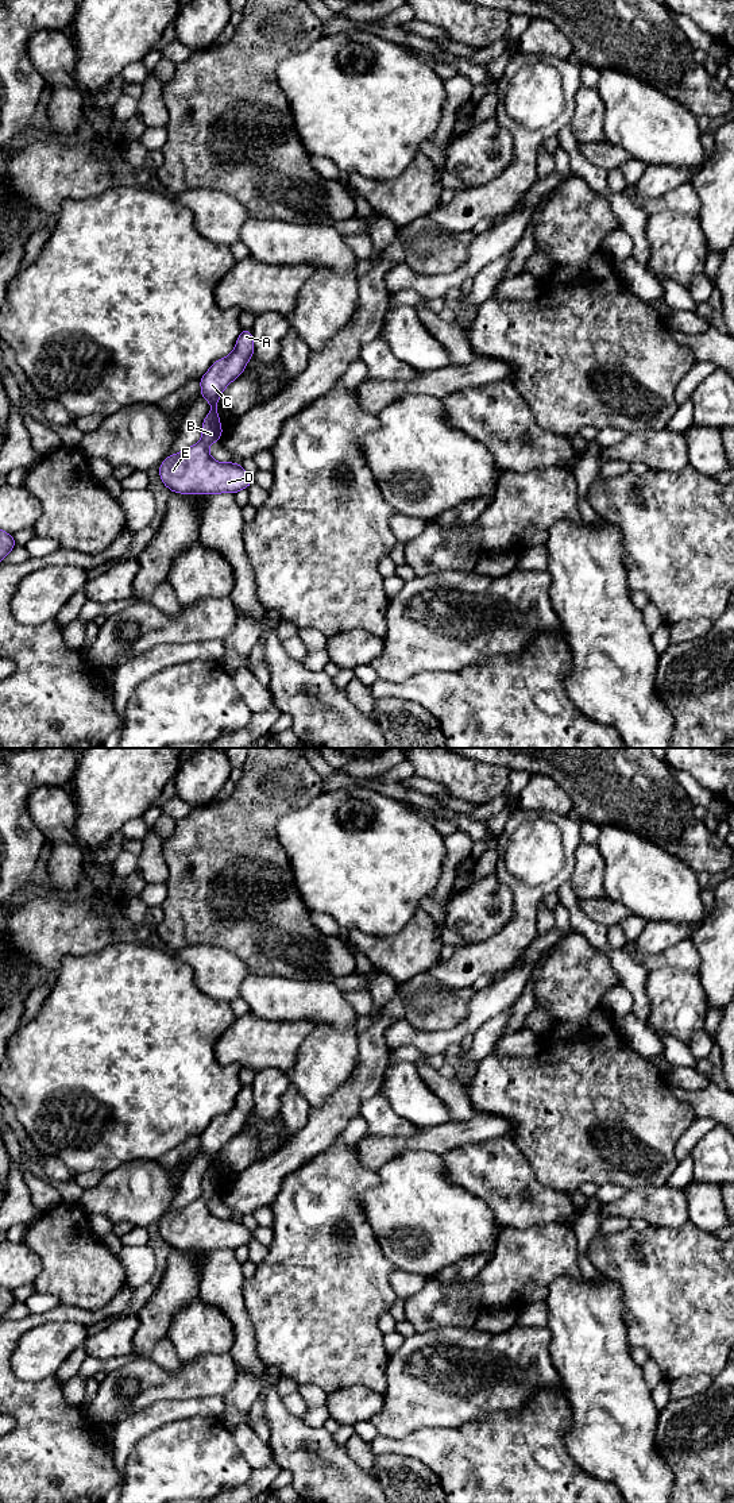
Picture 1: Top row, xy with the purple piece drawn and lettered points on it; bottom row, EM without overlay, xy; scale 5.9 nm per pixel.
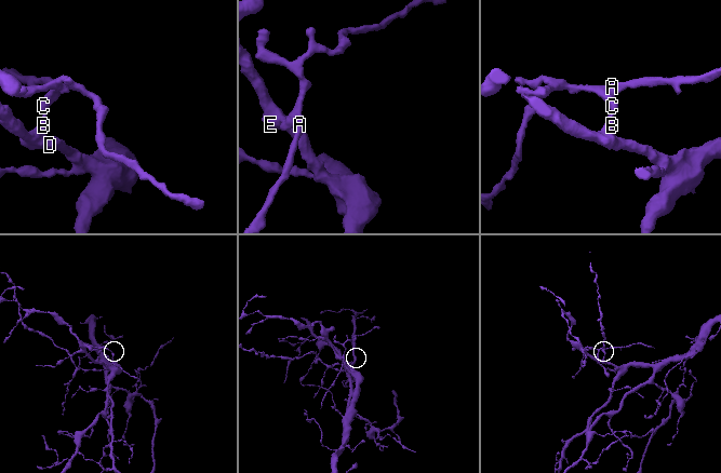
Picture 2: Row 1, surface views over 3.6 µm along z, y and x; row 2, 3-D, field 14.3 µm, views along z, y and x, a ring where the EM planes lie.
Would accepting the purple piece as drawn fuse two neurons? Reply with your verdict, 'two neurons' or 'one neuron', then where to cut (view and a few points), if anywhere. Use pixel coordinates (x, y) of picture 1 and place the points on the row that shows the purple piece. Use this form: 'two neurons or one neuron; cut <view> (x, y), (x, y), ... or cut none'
two neurons; cut xy (212, 408), (216, 409)

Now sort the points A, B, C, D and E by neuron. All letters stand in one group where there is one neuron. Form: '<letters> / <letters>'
A C / B D E

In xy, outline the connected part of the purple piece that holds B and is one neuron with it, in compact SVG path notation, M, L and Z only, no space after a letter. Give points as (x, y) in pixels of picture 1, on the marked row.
M212 409L204 419L202 439L185 451L169 455L159 465L162 483L173 493L196 494L235 494L247 489L254 477L240 463L220 463L215 460L208 447L220 440L223 427L217 409Z

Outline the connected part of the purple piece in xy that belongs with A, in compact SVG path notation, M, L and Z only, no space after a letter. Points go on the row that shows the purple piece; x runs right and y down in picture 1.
M242 329L233 351L213 362L210 369L198 379L201 385L200 396L212 405L212 409L217 409L223 390L244 371L254 351L252 331Z

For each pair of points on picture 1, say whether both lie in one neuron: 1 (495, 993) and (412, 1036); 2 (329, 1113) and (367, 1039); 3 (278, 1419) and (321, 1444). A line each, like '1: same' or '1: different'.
1: same
2: same
3: same

